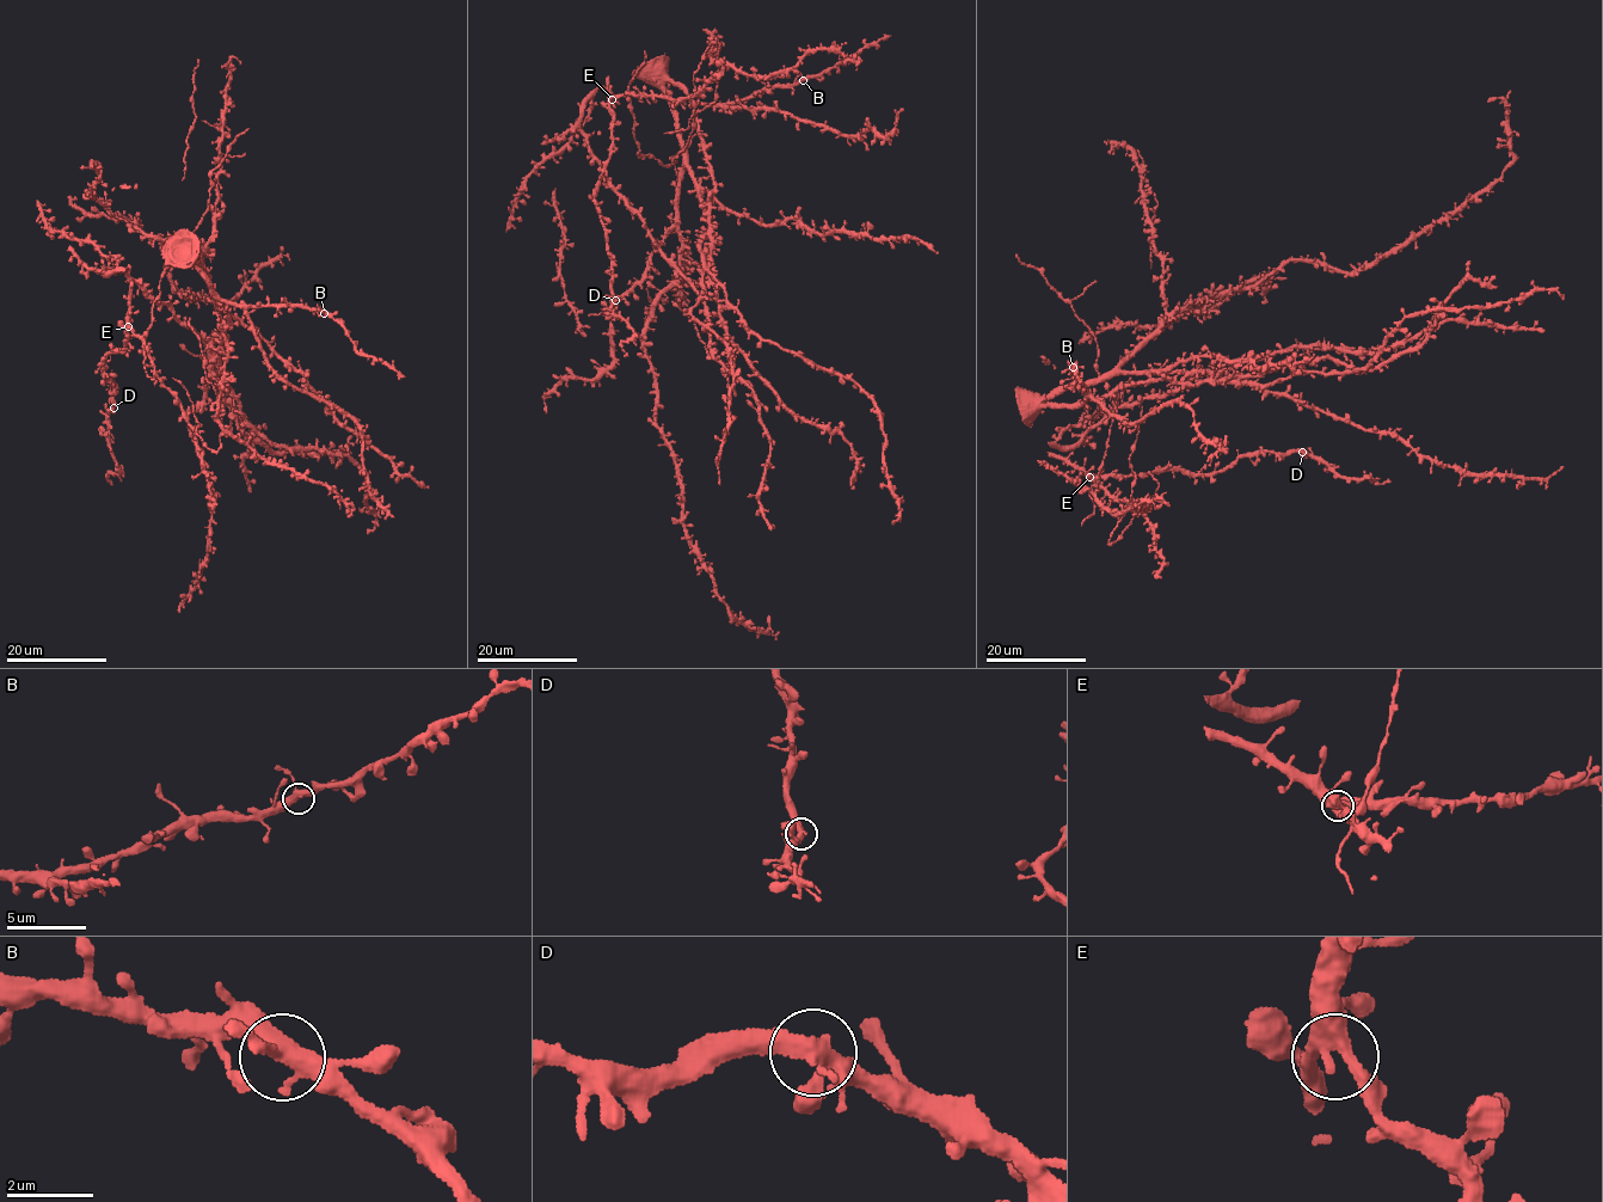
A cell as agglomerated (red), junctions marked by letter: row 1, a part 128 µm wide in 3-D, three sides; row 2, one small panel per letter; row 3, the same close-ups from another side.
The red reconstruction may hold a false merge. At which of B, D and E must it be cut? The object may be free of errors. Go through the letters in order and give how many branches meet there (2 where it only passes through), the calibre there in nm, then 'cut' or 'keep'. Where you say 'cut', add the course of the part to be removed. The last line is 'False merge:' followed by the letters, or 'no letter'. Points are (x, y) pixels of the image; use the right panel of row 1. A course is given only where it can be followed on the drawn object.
B: branches 3; calibre 360 nm; keep
D: branches 3; calibre 360 nm; keep
E: branches 3; calibre 320 nm; keep
False merge: no letter

